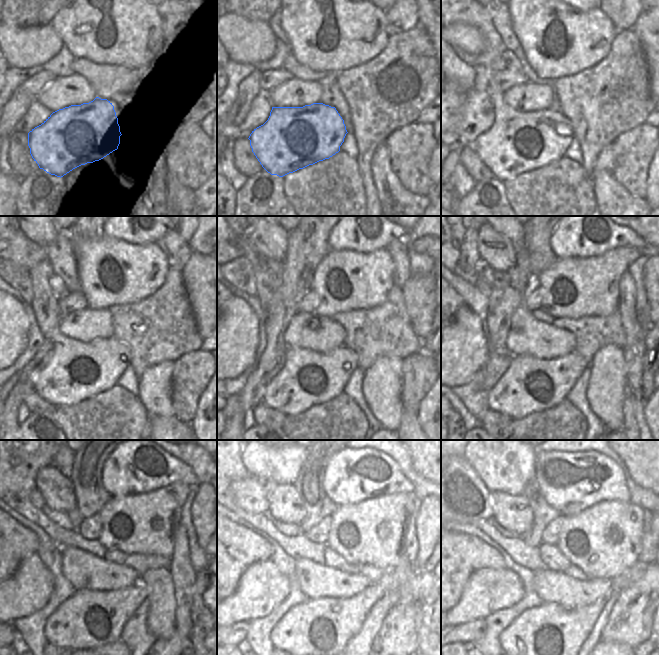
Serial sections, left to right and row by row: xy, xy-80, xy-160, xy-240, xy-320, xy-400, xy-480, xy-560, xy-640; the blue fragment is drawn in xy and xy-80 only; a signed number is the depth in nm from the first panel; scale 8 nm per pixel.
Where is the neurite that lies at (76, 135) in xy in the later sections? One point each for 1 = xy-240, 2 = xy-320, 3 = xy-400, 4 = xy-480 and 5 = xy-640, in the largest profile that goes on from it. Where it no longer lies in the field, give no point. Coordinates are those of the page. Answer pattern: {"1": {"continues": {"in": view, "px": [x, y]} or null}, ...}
{"1": {"continues": {"in": "xy-240", "px": [75, 371]}}, "2": {"continues": {"in": "xy-320", "px": [307, 378]}}, "3": {"continues": {"in": "xy-400", "px": [529, 385]}}, "4": {"continues": {"in": "xy-480", "px": [88, 619]}}, "5": {"continues": {"in": "xy-640", "px": [545, 638]}}}

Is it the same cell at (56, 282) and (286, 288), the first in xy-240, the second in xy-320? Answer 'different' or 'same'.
different

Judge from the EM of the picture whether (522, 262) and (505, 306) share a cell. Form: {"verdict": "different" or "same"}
{"verdict": "same"}

